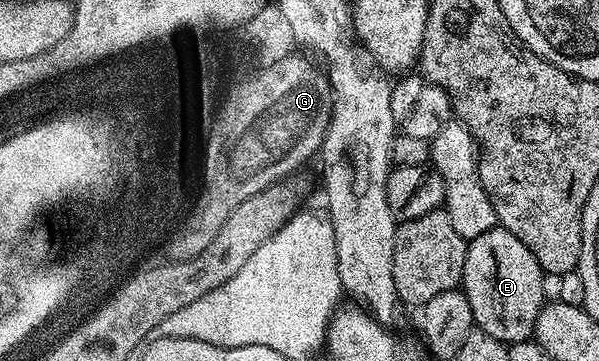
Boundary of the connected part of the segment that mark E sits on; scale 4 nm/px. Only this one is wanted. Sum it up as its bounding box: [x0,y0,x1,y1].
[461,225,546,344]

